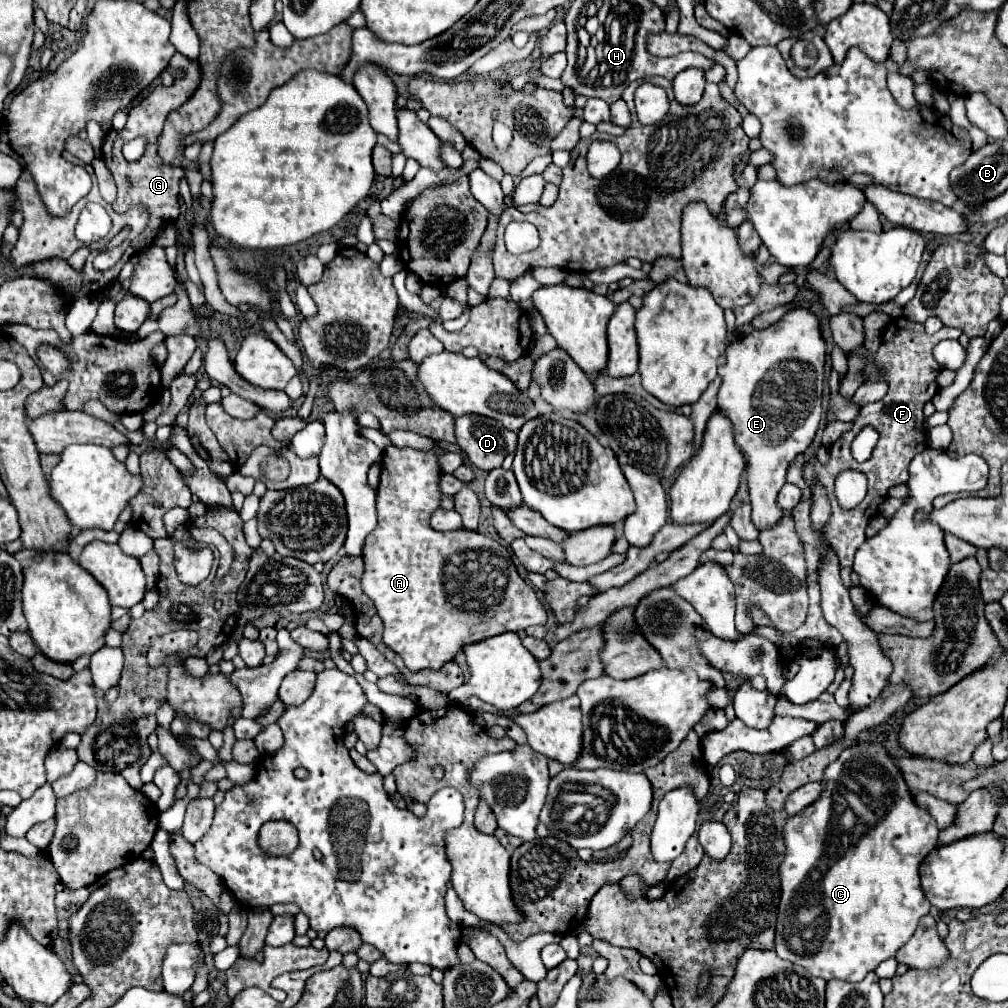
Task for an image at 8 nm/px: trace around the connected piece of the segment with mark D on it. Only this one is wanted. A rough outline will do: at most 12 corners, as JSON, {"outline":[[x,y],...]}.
{"outline":[[485,416],[455,418],[455,436],[483,472],[501,468],[515,432]]}

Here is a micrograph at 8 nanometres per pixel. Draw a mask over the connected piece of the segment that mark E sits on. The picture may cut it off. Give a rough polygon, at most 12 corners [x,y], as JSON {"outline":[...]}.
{"outline":[[811,310],[739,336],[719,408],[753,524],[783,514],[819,428],[825,340]]}

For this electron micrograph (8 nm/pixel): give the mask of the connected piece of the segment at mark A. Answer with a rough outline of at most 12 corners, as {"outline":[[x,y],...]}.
{"outline":[[383,452],[363,592],[413,672],[547,622],[503,544],[435,532],[435,452]]}

